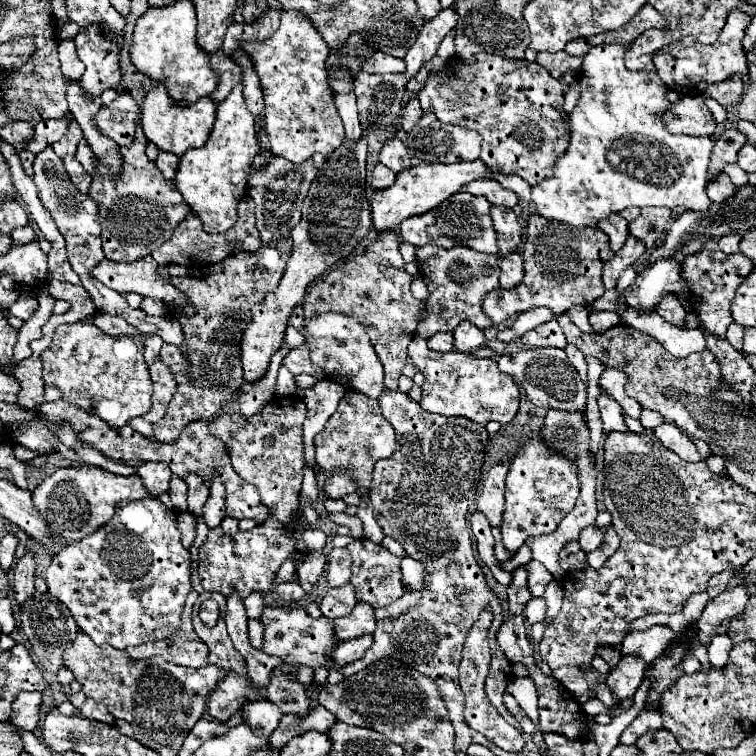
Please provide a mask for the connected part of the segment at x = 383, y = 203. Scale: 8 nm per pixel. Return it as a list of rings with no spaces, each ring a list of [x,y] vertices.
[[[481,160],[457,162],[457,164],[419,164],[419,166],[409,168],[407,172],[397,174],[397,180],[395,180],[393,186],[389,186],[385,190],[375,190],[375,194],[371,196],[371,210],[373,210],[375,234],[397,230],[399,224],[405,218],[415,216],[415,214],[429,212],[431,208],[435,208],[437,204],[441,204],[445,198],[449,198],[451,194],[459,192],[463,184],[467,184],[467,182],[471,182],[475,178],[495,178],[495,180],[501,182],[503,188],[513,190],[521,200],[531,202],[531,186],[523,178],[519,178],[519,176],[491,174],[491,170],[487,170]]]

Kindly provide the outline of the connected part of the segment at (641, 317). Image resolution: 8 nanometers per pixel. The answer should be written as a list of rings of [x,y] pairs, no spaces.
[[[627,308],[621,314],[621,320],[655,340],[659,340],[673,356],[689,356],[693,352],[703,352],[705,350],[705,336],[701,330],[683,330],[667,320],[663,320],[659,314],[639,314],[631,308]]]

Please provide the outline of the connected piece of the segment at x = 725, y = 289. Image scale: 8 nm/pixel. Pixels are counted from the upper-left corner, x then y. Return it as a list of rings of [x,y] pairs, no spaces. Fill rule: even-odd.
[[[709,240],[699,252],[691,254],[683,262],[683,272],[687,282],[691,284],[691,304],[693,312],[699,316],[703,330],[707,330],[711,336],[725,338],[725,332],[729,324],[733,322],[731,304],[735,298],[735,292],[739,284],[743,282],[743,276],[751,272],[753,264],[743,254],[723,254],[717,246],[717,240]]]

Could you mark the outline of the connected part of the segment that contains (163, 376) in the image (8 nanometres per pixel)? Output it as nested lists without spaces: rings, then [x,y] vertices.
[[[155,360],[151,366],[149,366],[149,372],[151,372],[151,380],[153,380],[153,408],[151,412],[145,416],[147,422],[159,422],[161,418],[165,418],[167,414],[167,404],[171,400],[171,396],[175,394],[175,378],[171,376],[169,368],[161,362],[161,360]]]

